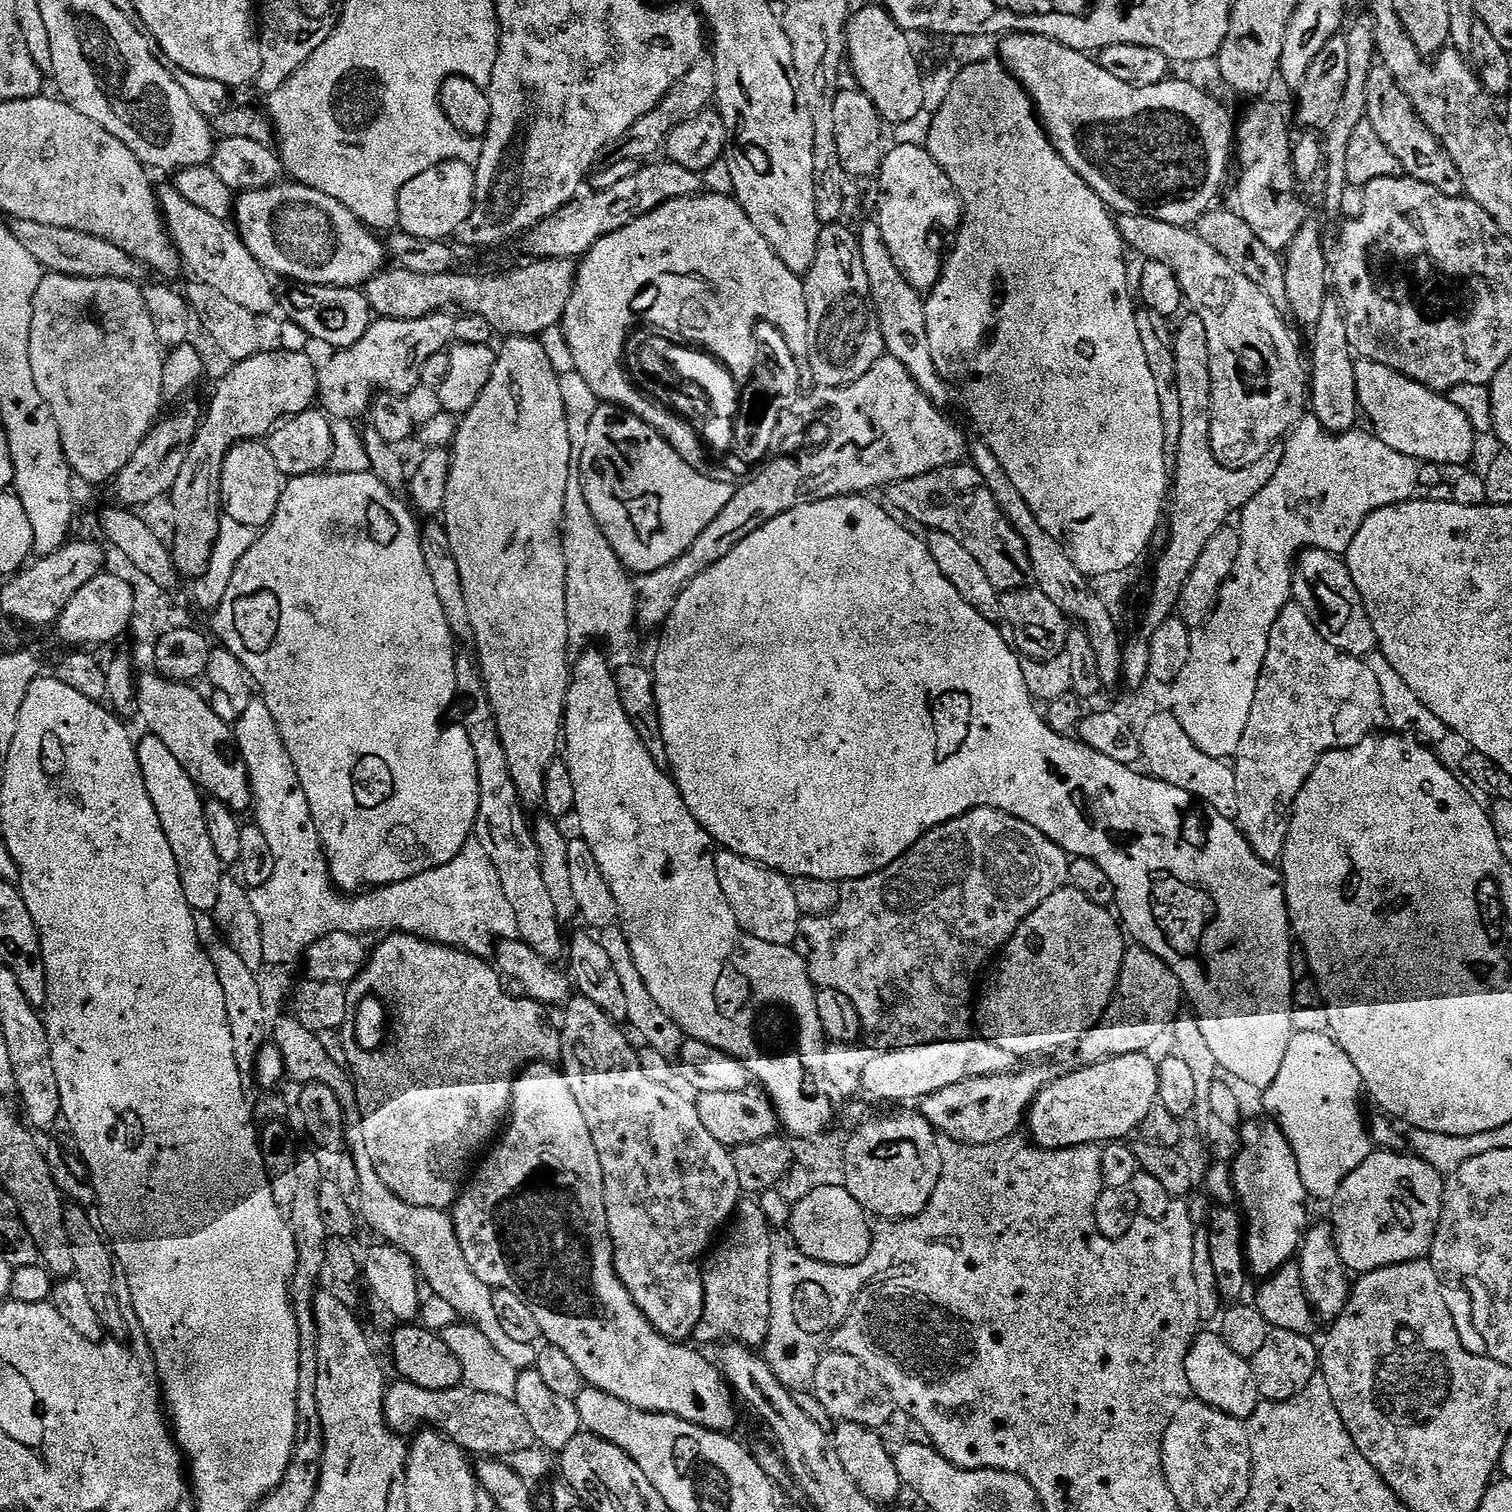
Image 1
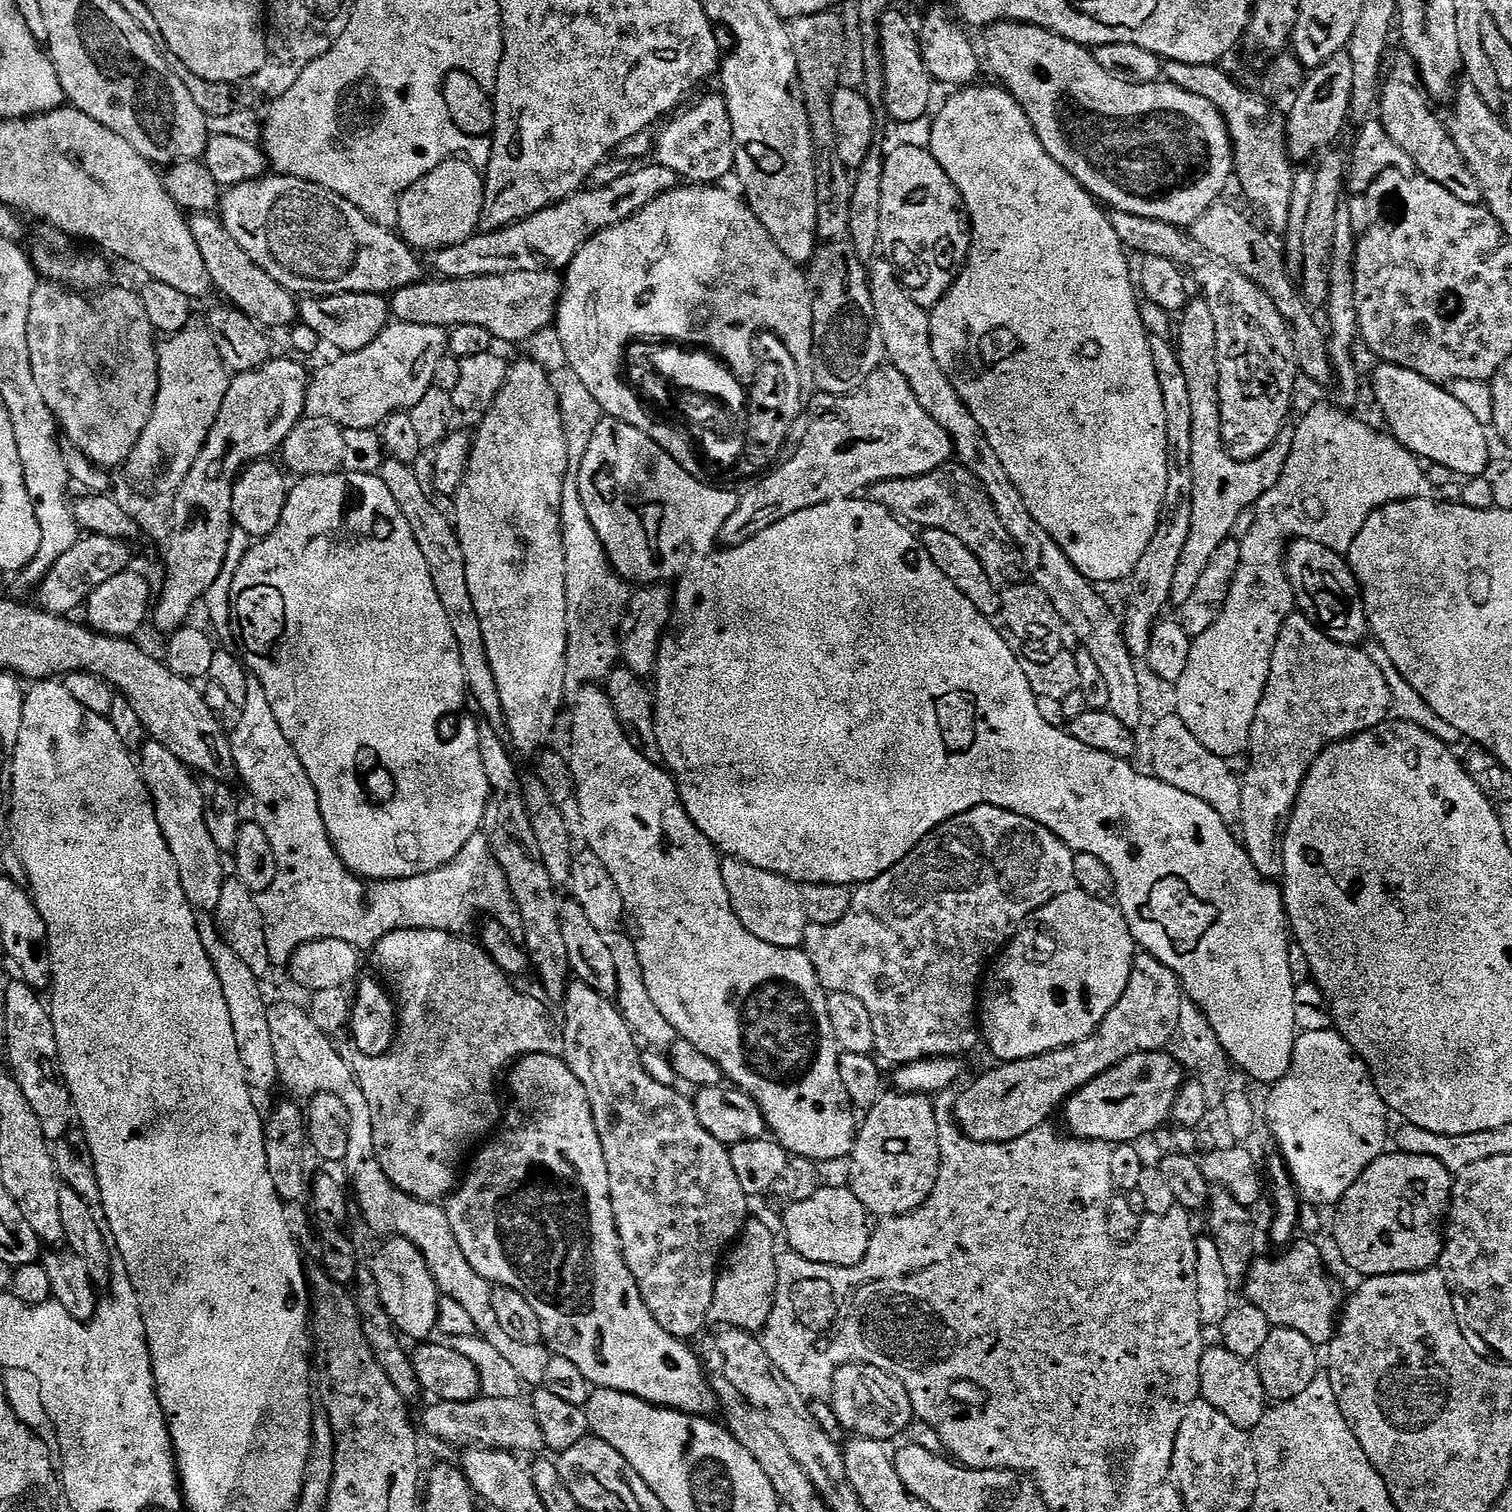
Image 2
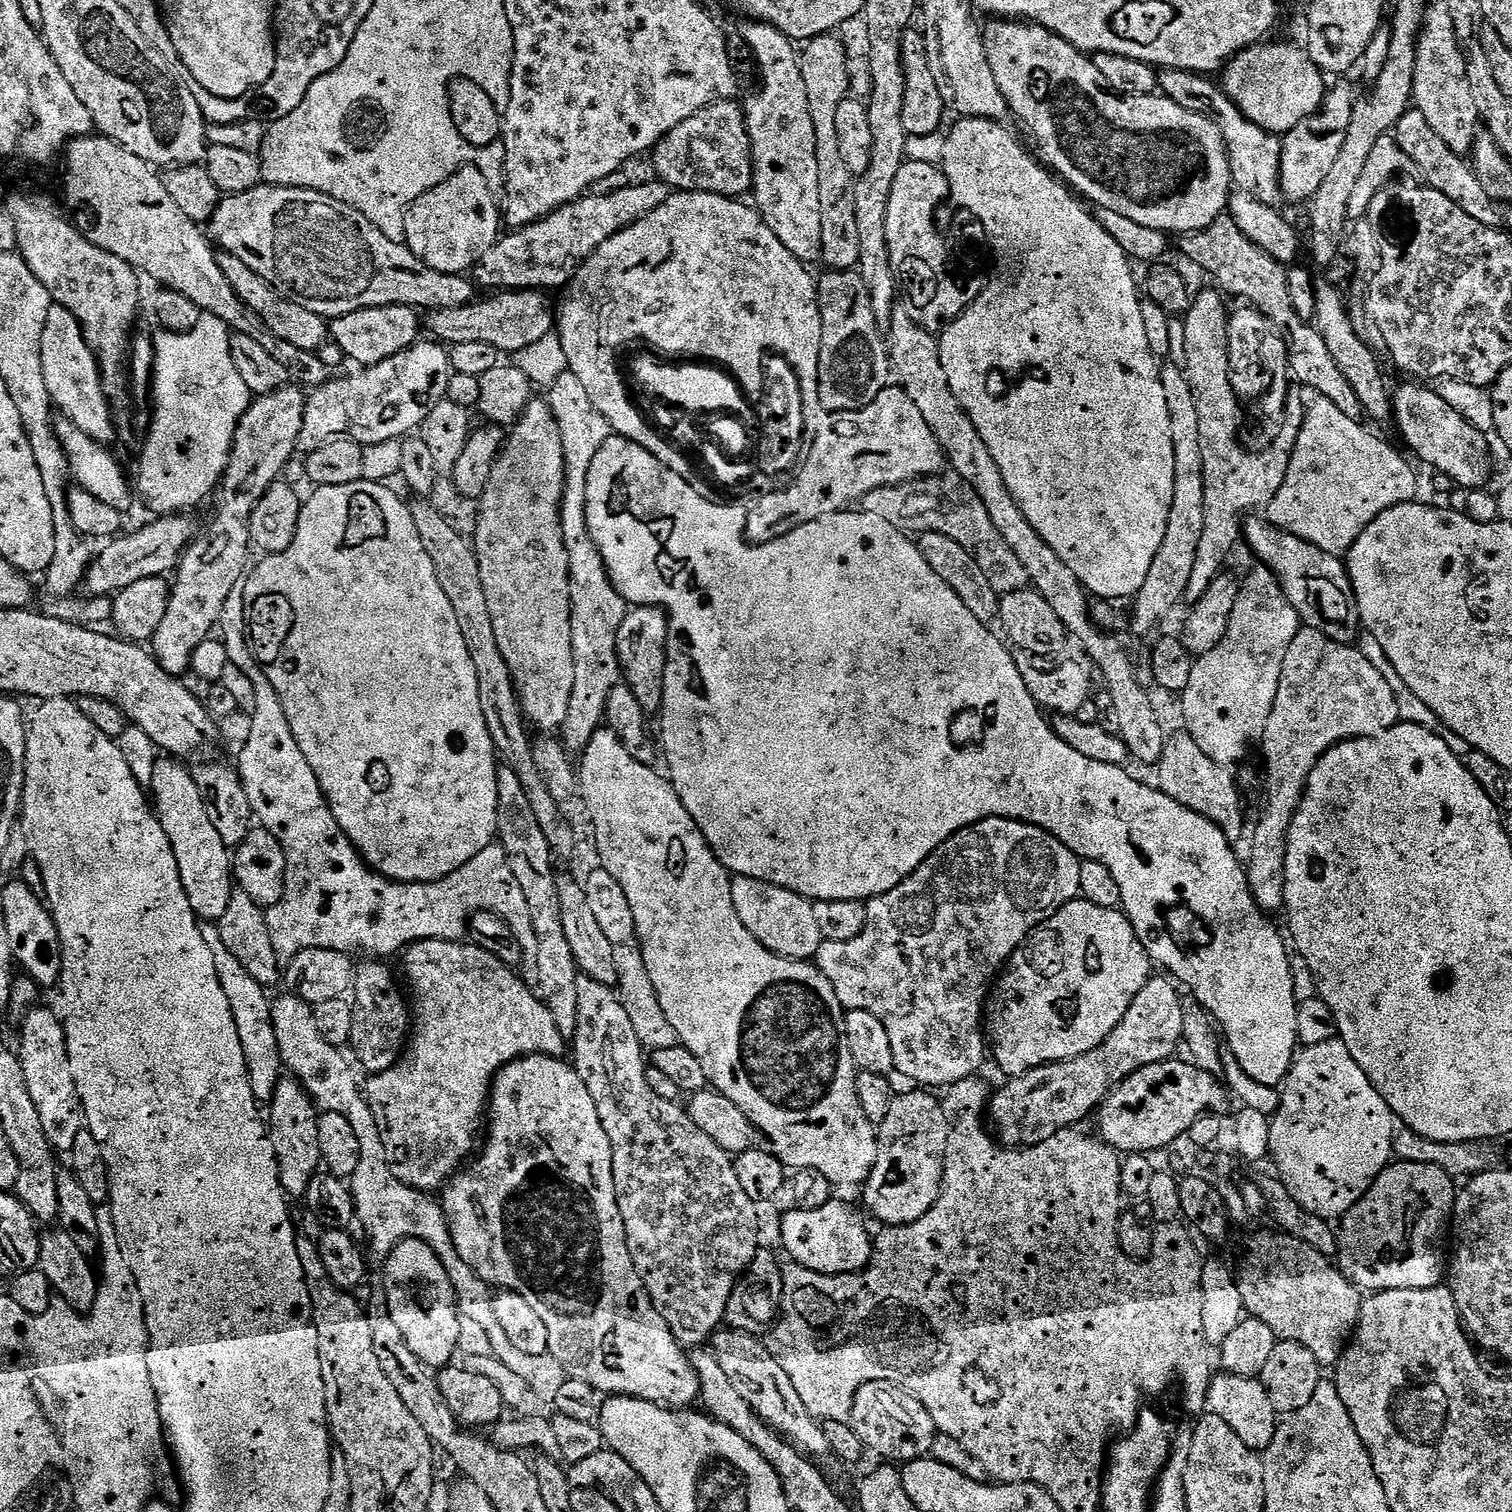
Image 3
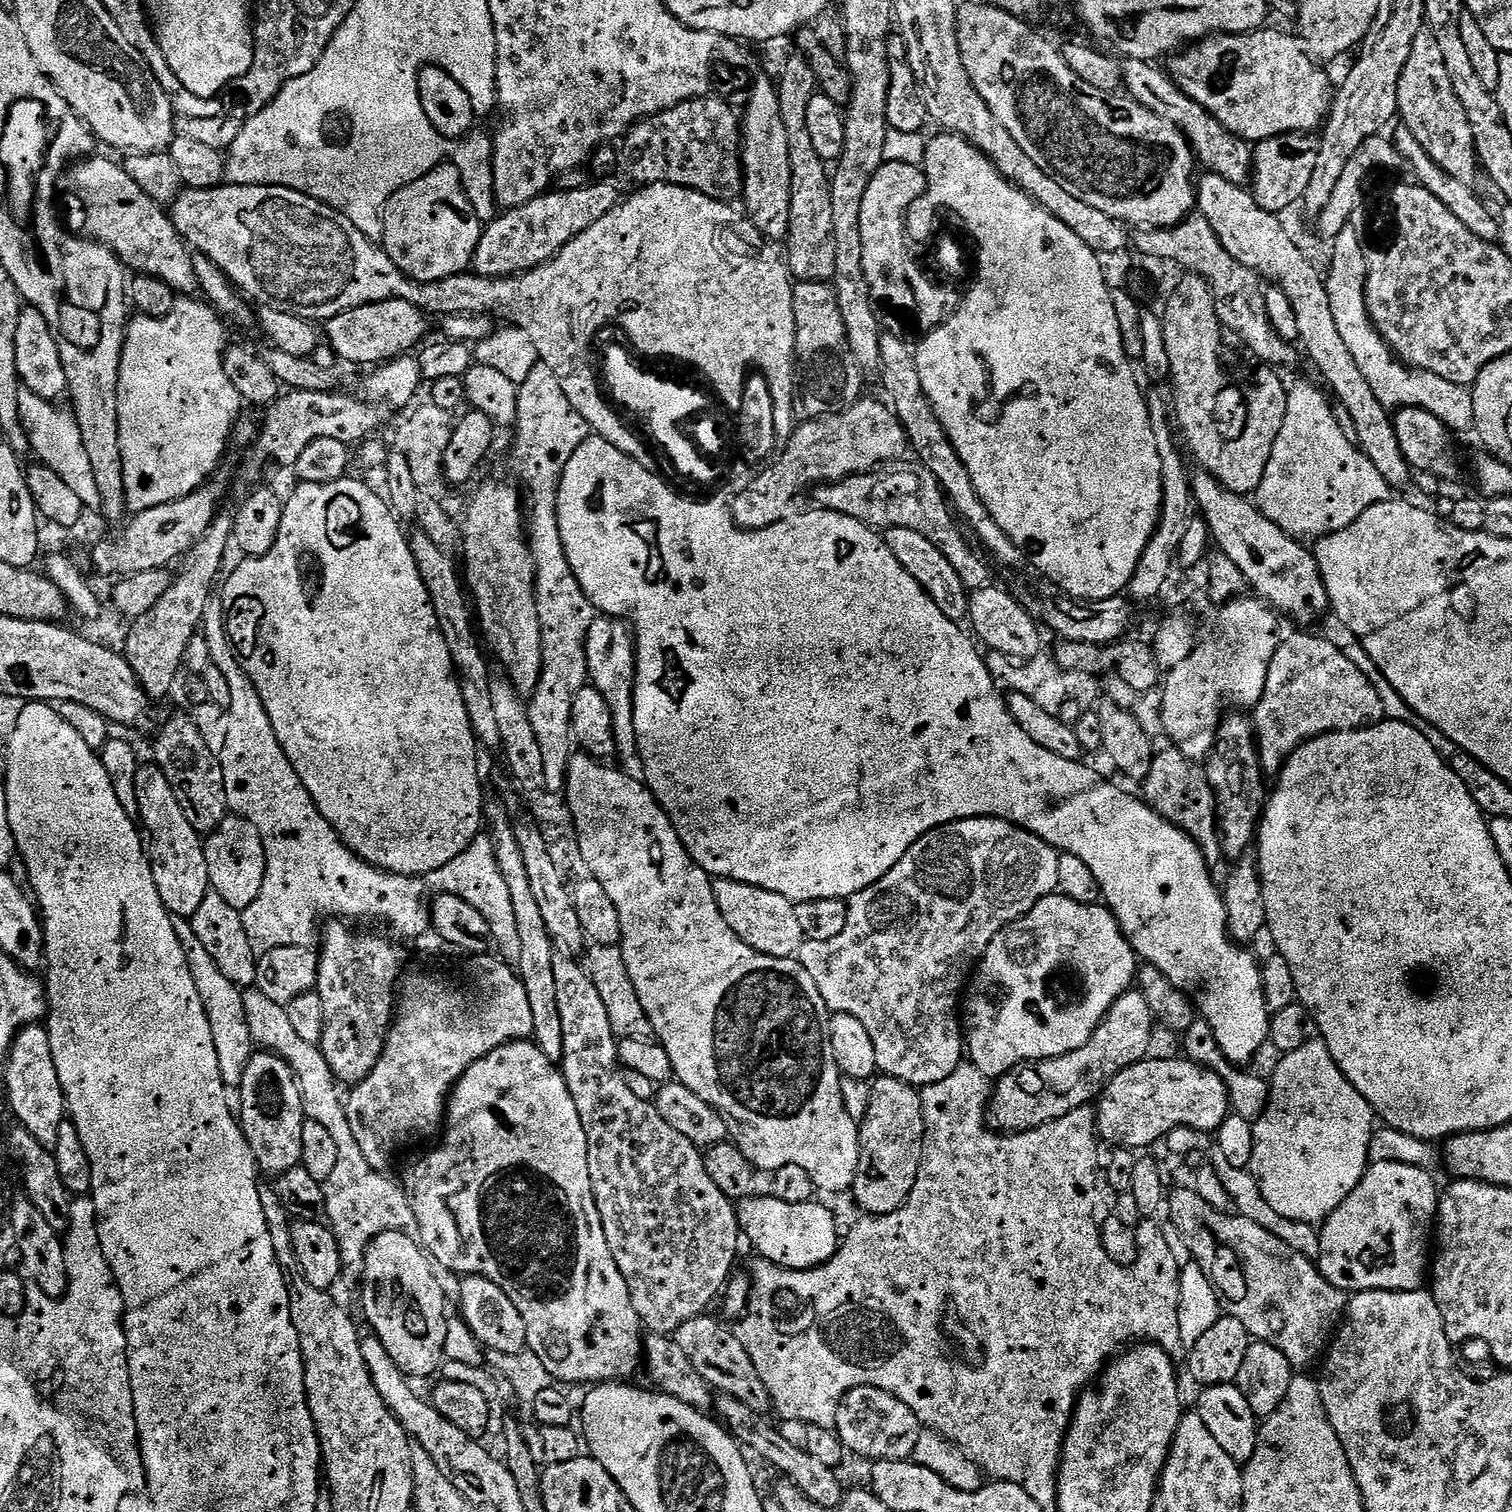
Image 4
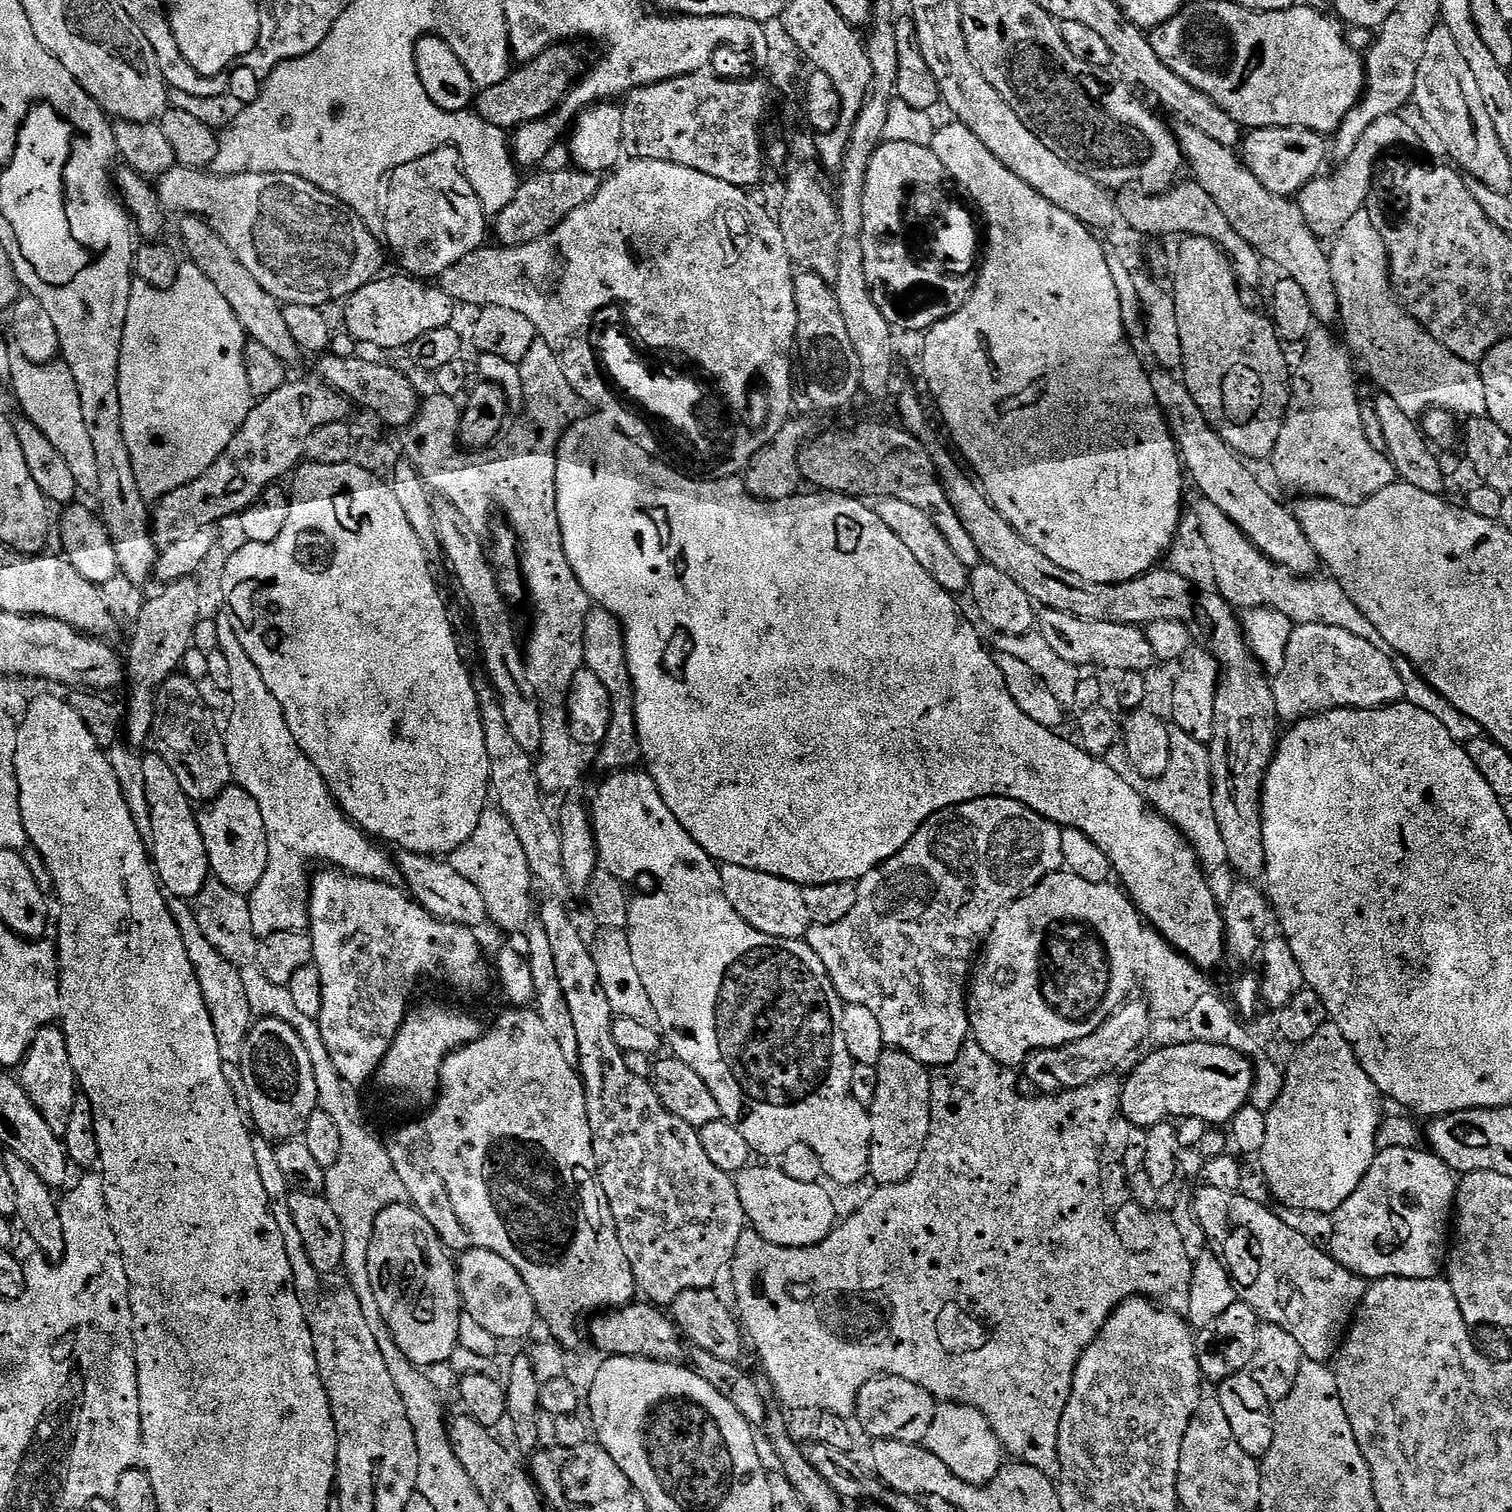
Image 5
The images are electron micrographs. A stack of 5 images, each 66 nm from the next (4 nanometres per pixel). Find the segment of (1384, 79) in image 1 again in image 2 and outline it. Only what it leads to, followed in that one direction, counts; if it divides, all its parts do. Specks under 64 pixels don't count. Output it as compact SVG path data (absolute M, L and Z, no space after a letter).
M1392 80L1381 87L1376 109L1380 124L1391 141L1411 160L1419 175L1437 182L1438 186L1466 205L1480 204L1483 199L1480 188L1465 165L1449 129L1434 116L1423 91L1417 85L1414 86L1402 80Z

